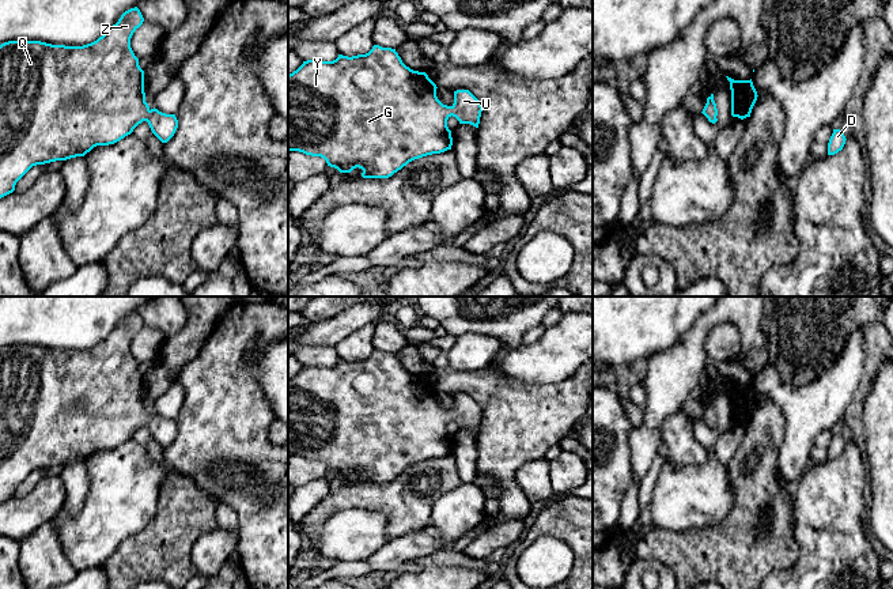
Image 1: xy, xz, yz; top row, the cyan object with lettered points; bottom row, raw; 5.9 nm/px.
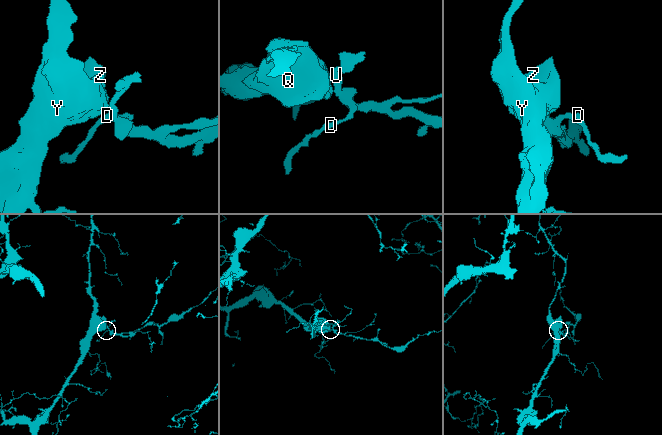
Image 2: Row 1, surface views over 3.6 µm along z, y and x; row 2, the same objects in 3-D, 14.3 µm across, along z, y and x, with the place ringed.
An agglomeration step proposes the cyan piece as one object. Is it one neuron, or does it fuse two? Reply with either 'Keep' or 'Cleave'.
Keep

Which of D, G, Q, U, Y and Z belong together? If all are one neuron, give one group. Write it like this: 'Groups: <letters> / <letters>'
Groups: D G Q U Y Z

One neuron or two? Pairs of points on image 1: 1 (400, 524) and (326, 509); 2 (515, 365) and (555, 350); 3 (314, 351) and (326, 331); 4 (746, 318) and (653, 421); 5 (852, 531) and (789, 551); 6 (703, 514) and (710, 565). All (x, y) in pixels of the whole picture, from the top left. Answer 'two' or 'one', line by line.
1: one
2: one
3: two
4: one
5: two
6: two

